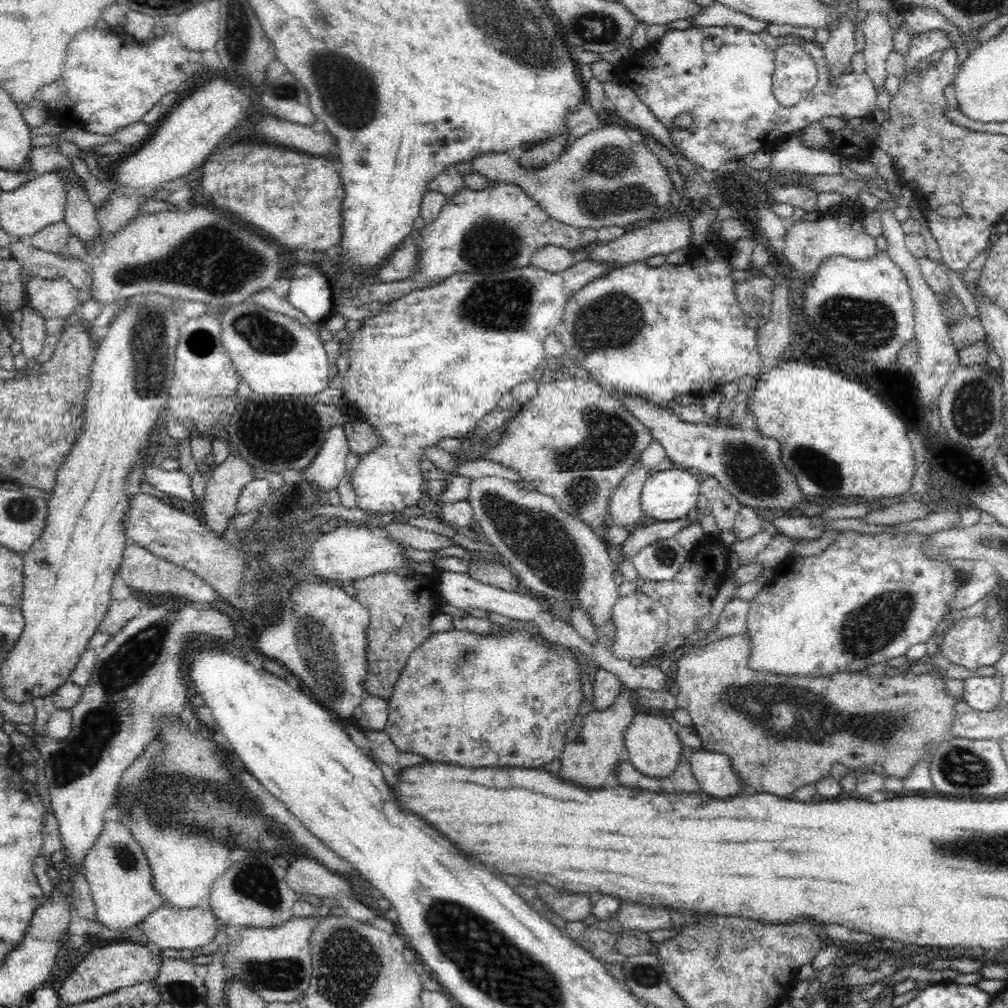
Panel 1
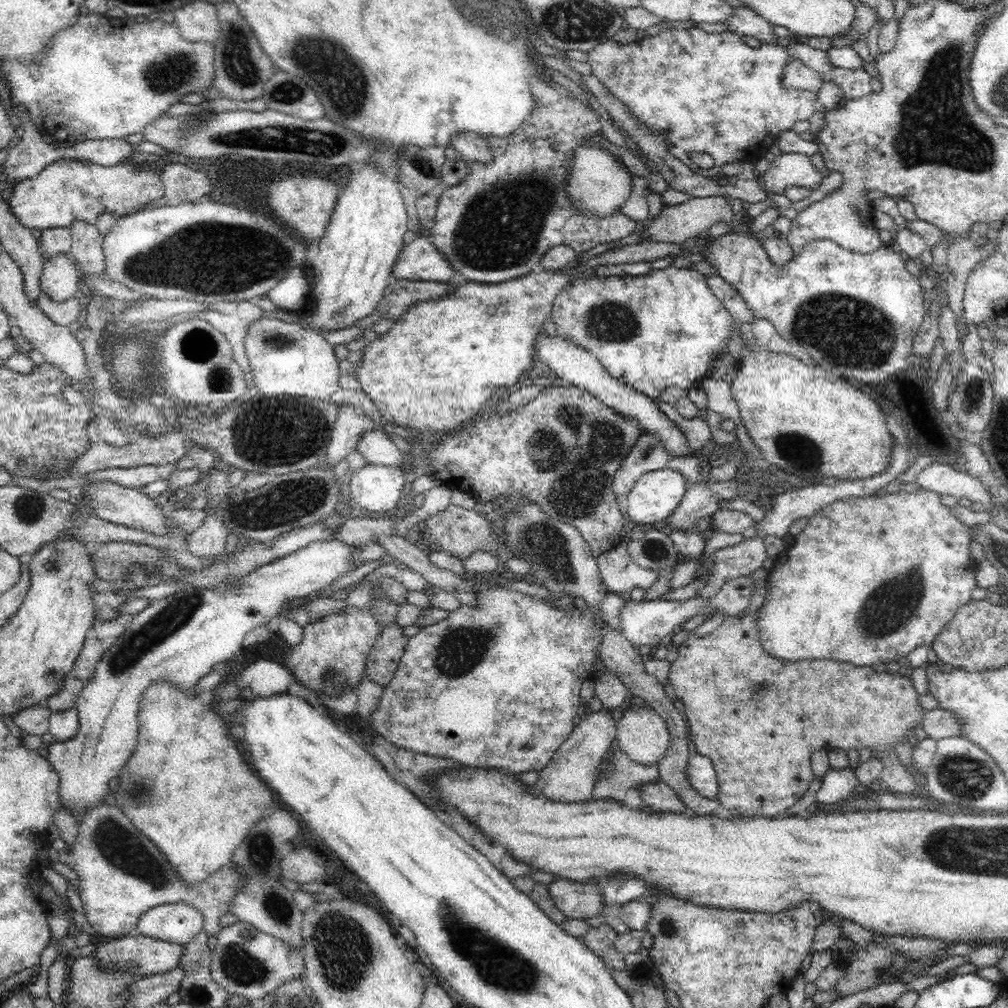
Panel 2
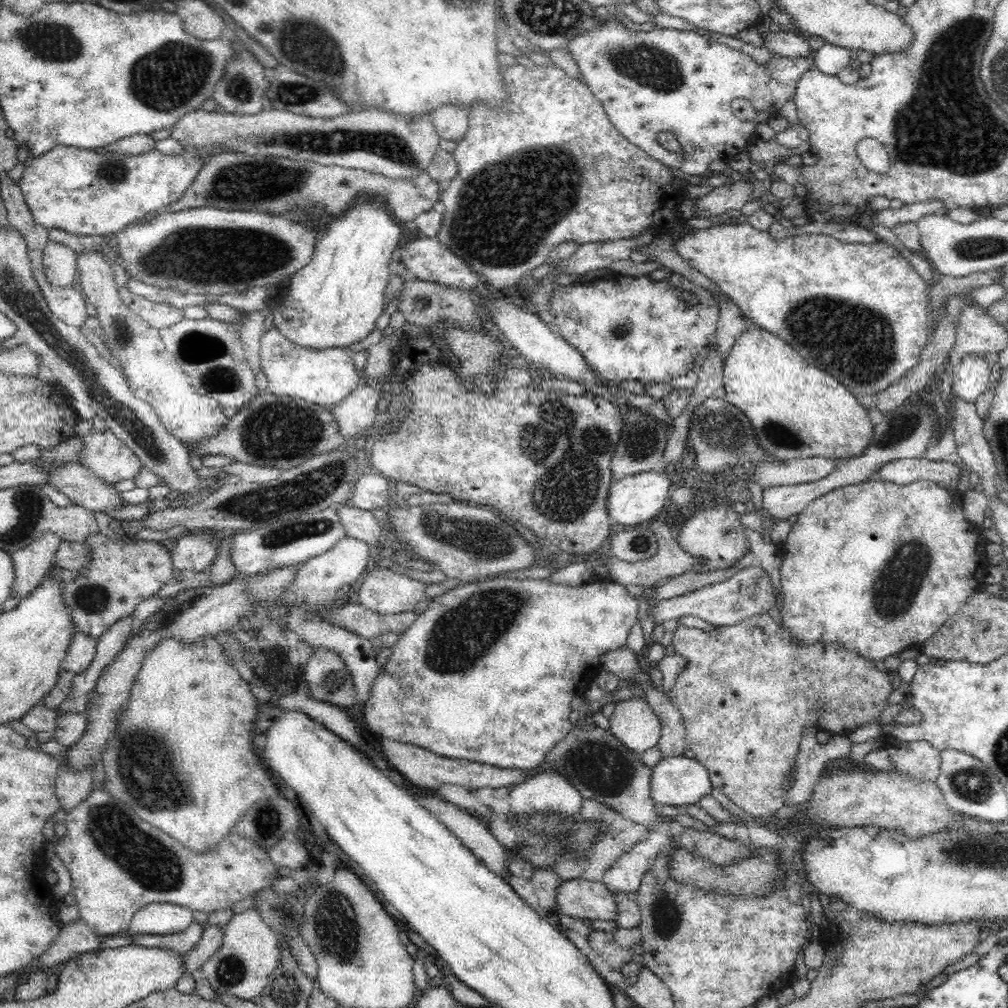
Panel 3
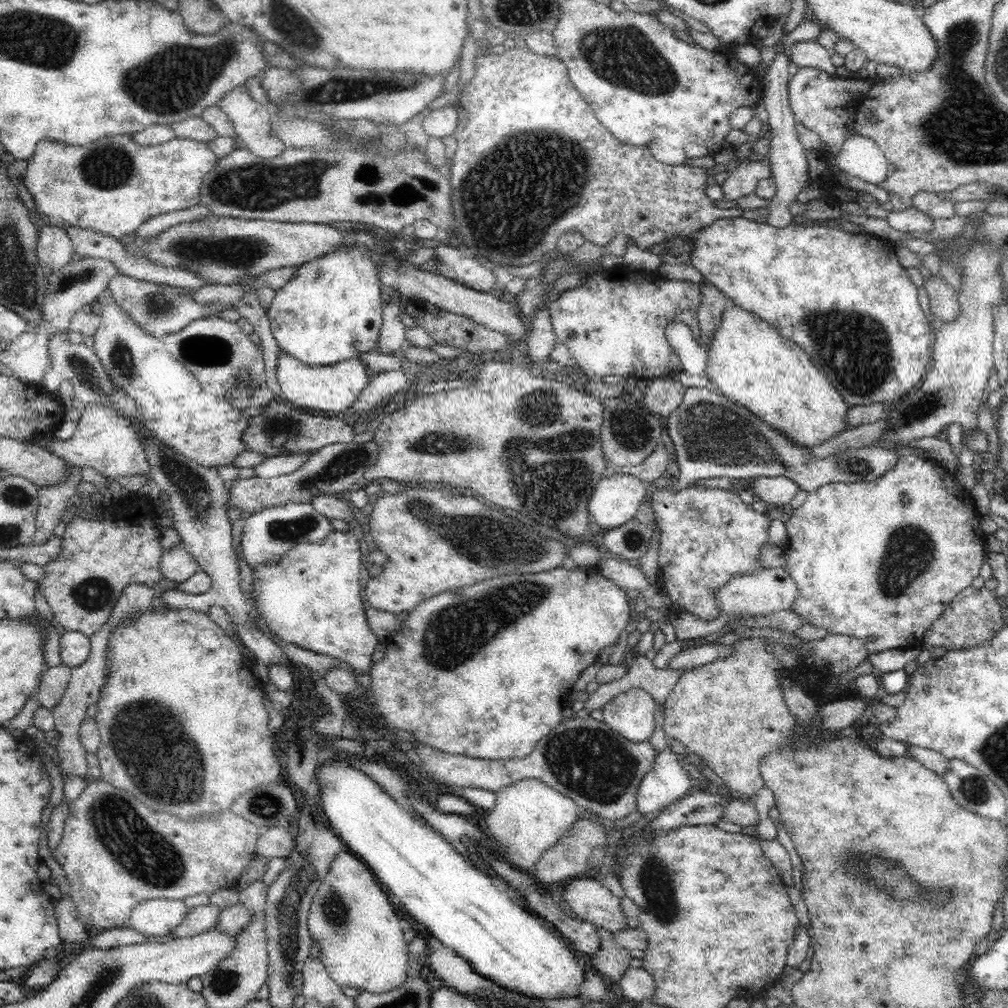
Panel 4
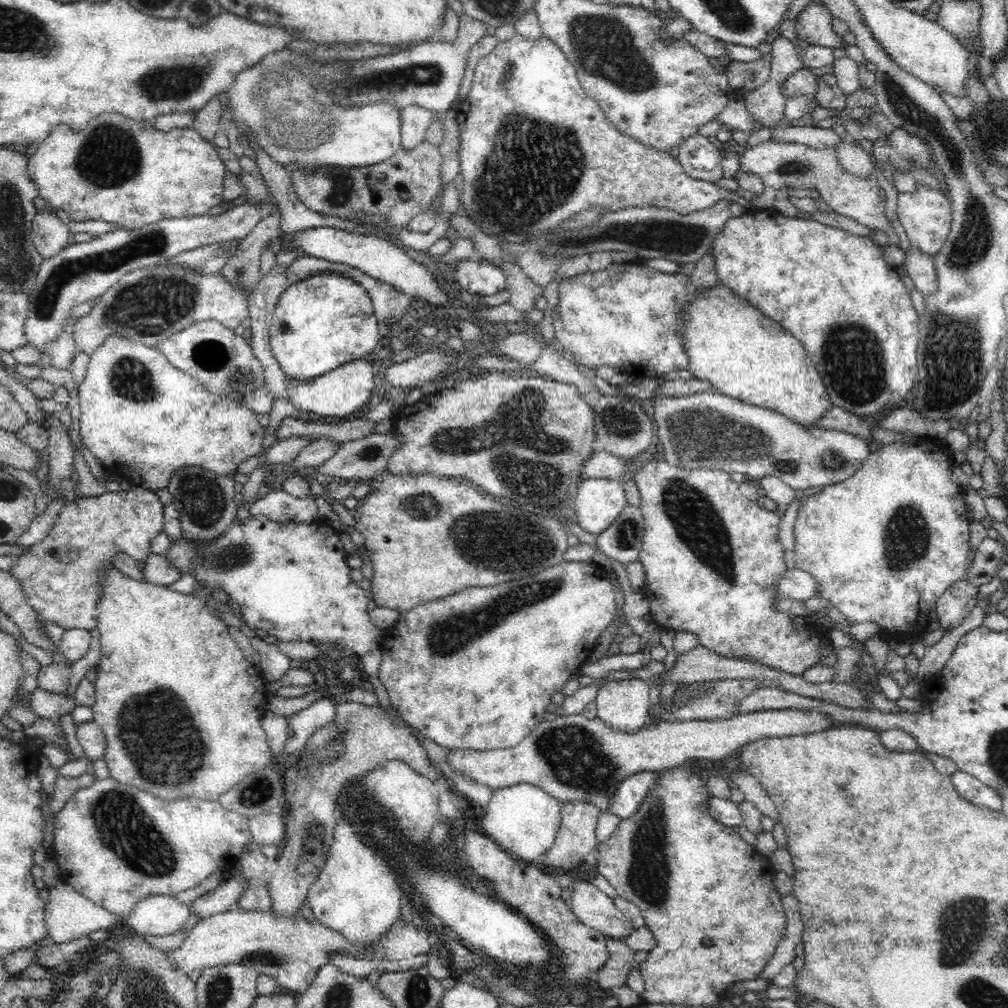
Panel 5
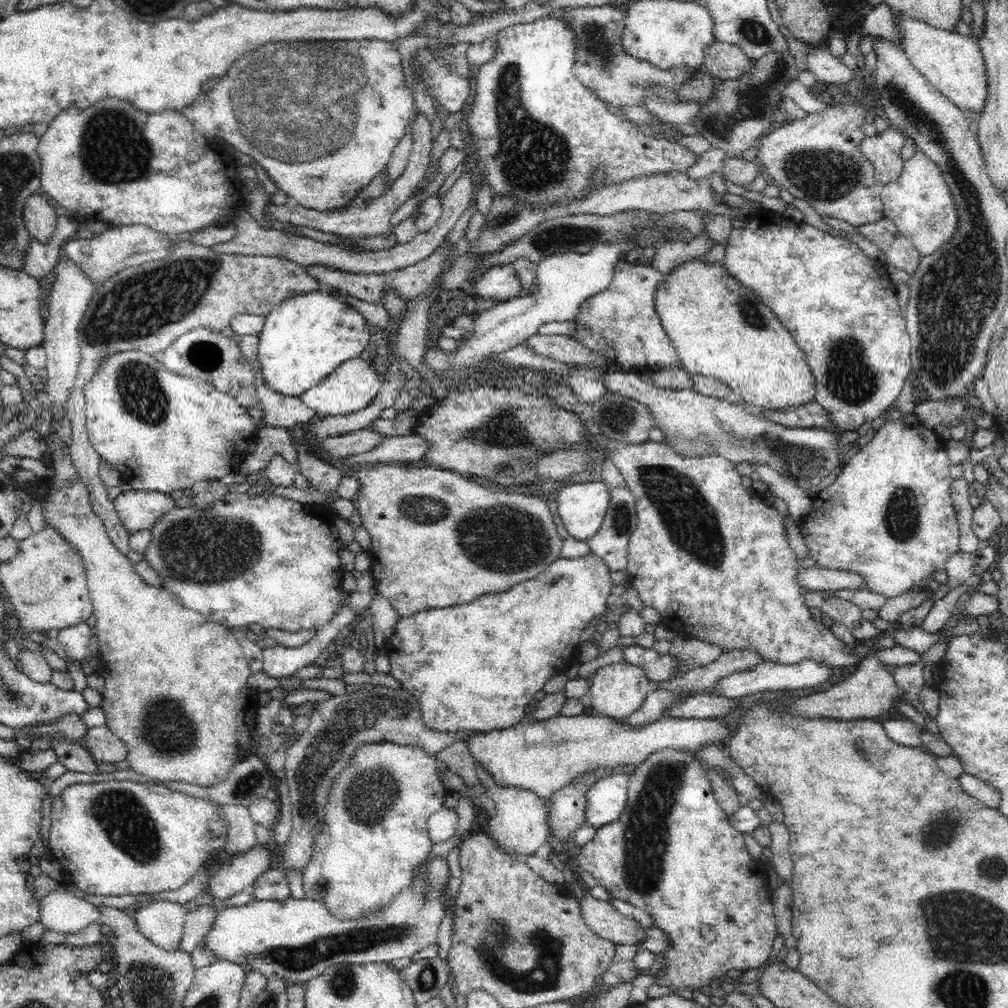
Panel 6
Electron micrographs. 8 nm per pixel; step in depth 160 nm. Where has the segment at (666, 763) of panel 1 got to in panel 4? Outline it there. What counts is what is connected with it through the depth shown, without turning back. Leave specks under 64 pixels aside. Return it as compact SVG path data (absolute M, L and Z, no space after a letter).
M644 689L623 691L603 706L603 722L630 742L646 742L654 732L655 705Z

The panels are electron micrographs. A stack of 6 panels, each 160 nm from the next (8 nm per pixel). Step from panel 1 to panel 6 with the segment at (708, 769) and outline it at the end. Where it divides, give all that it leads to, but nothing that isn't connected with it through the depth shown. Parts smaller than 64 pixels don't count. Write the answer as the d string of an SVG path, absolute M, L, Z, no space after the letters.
M617 772L596 781L587 791L584 822L594 828L616 822L626 808L629 778Z

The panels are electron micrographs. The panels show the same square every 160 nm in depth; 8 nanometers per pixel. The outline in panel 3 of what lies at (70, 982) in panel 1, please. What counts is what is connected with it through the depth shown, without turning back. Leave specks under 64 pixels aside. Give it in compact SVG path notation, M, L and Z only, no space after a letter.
M194 921L194 924L182 932L172 935L140 935L130 933L132 946L153 947L161 950L177 952L180 956L186 956L201 940L203 928Z

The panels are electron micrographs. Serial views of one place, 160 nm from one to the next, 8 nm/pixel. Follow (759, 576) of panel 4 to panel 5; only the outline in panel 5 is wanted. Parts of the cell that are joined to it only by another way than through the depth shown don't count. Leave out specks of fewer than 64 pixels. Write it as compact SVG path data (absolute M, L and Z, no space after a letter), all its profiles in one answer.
M788 569L778 580L778 599L808 600L817 592L817 580L800 569Z

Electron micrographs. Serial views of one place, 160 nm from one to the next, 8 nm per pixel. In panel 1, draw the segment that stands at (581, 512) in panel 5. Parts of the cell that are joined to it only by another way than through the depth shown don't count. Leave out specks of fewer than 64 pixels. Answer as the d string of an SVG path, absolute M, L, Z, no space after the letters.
M677 466L649 477L642 487L641 496L642 511L646 521L670 522L686 518L690 512L704 504L700 493L700 482L694 471L680 469Z

